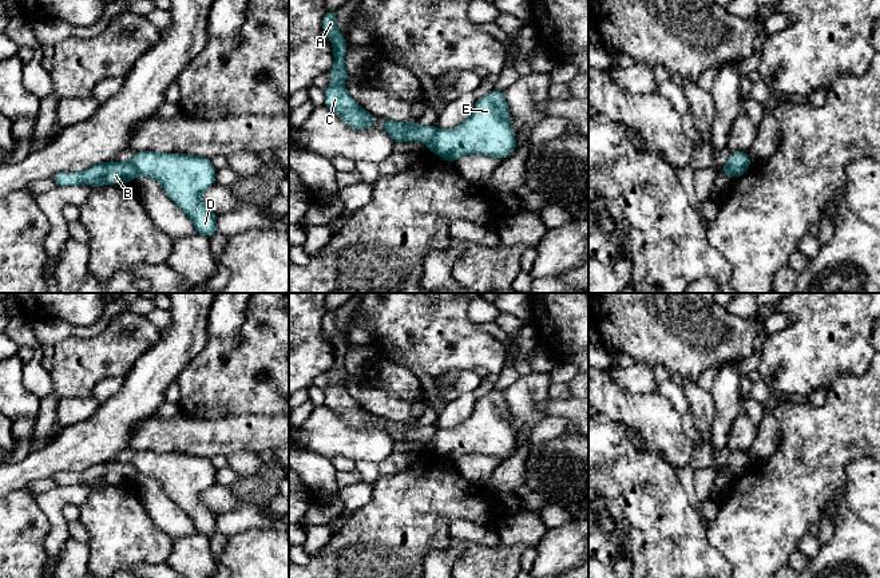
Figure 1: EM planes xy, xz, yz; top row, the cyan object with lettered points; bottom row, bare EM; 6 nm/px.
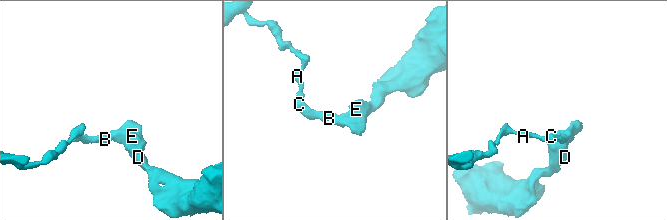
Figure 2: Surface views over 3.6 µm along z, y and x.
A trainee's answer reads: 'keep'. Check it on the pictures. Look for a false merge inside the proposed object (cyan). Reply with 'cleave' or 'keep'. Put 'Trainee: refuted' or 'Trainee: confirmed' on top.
Trainee: refuted
cleave

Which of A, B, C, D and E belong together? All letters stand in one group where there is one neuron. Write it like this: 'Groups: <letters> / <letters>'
Groups: A B C / D E

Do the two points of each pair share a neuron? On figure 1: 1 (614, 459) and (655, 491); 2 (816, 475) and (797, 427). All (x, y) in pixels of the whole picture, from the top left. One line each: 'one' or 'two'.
1: one
2: one

